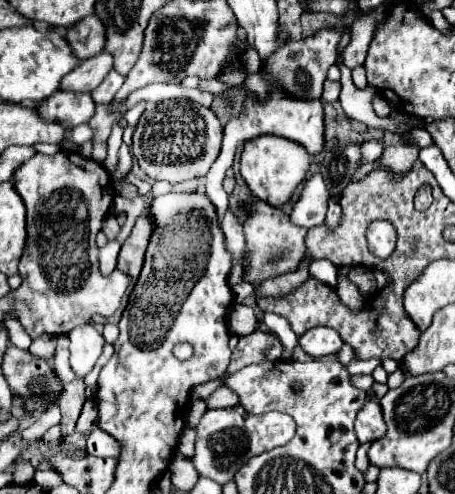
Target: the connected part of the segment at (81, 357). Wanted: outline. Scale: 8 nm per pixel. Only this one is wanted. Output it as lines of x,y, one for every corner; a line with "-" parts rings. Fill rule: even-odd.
94,325
74,327
68,337
70,337
70,367
78,379
84,379
92,371
94,363
102,353
104,337
98,333

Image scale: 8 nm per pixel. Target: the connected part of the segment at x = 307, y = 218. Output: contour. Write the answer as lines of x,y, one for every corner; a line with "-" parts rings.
314,173
306,179
302,193
292,203
290,221
298,227
316,227
322,225
328,211
328,189
320,173

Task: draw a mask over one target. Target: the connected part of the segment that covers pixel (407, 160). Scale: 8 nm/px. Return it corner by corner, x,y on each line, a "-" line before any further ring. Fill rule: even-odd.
398,145
384,148
382,153
382,165
390,167
399,180
400,175
405,175
418,158
419,148
412,145

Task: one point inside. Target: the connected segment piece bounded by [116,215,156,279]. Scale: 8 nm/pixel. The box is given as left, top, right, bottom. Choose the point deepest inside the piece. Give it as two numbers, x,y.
131,258

